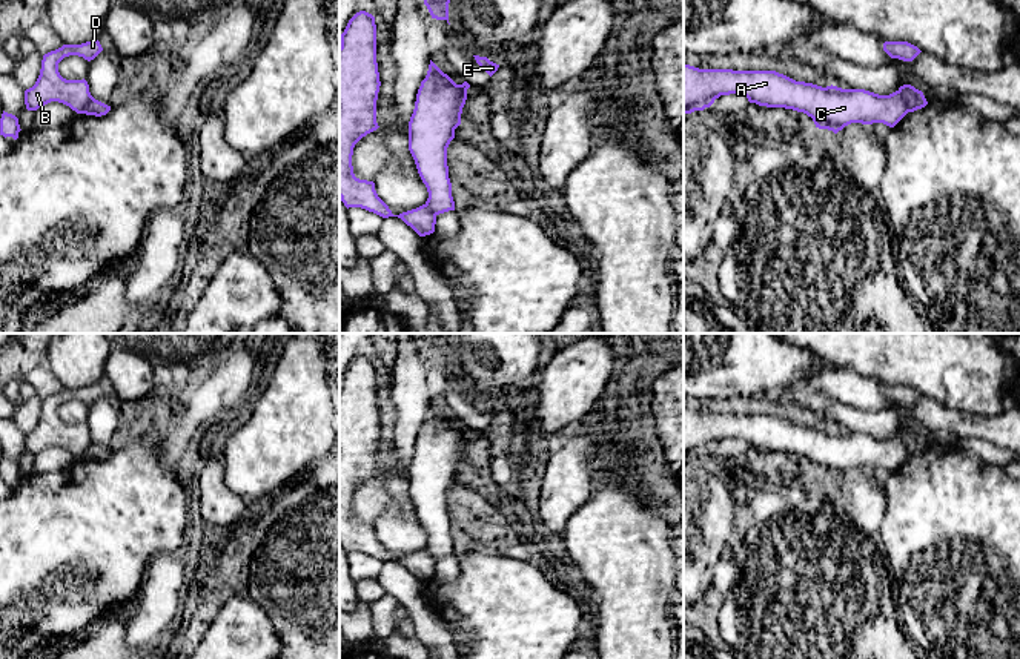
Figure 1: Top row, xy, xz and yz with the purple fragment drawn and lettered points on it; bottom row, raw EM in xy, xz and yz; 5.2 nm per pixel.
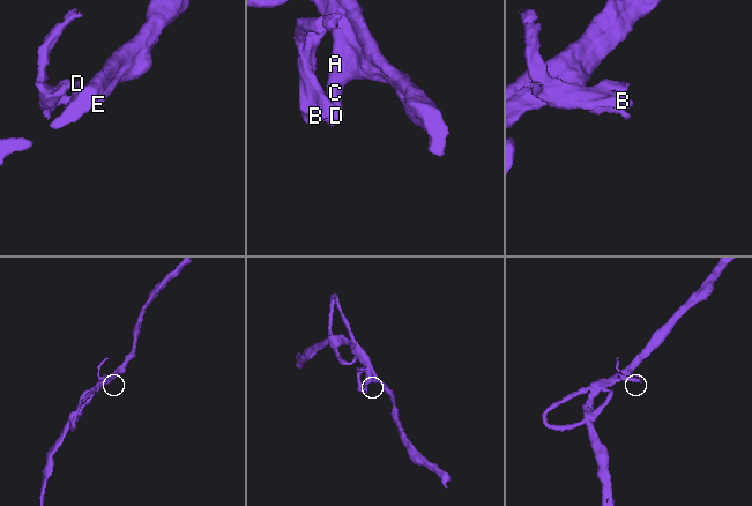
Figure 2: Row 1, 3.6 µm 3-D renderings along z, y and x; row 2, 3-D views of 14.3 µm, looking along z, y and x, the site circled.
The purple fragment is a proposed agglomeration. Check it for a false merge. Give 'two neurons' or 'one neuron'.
two neurons

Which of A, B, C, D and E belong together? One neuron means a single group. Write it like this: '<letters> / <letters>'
A C E / B D

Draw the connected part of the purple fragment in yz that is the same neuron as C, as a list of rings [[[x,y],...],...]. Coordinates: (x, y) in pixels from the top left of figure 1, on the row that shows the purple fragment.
[[[684,65],[684,115],[710,108],[720,95],[742,94],[750,103],[803,112],[816,127],[837,134],[851,123],[894,127],[909,111],[899,94],[879,95],[796,81],[776,71],[699,69]]]

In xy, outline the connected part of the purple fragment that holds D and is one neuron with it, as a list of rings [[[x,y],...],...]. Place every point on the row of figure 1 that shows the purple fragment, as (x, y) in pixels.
[[[92,40],[81,45],[63,45],[61,48],[45,54],[35,84],[25,91],[26,109],[37,111],[51,101],[58,101],[69,106],[77,114],[83,114],[92,98],[89,84],[84,78],[63,78],[58,72],[58,63],[69,55],[78,55],[91,61],[101,51],[100,41]]]

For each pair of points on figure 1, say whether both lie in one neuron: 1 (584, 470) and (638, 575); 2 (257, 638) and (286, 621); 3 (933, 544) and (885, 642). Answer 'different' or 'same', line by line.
1: same
2: different
3: different

